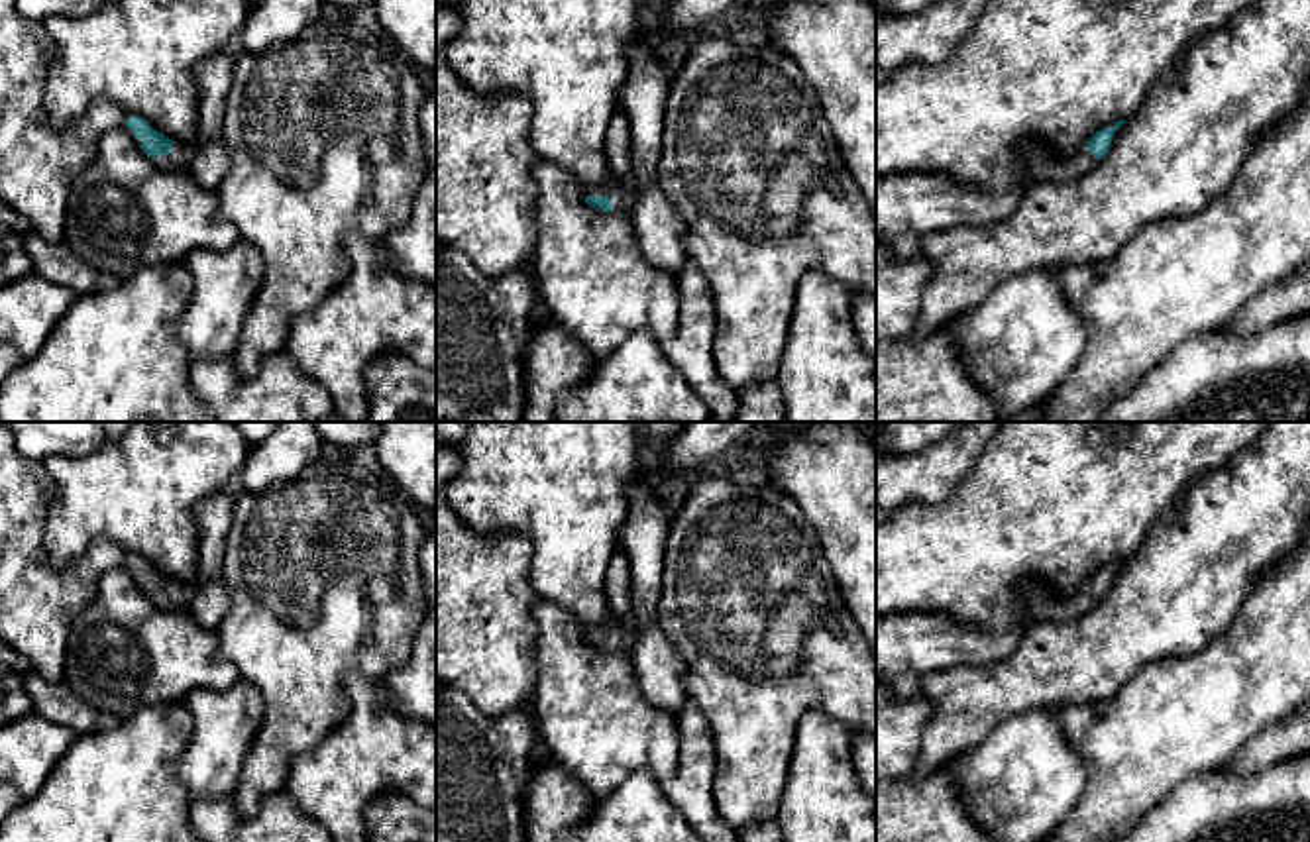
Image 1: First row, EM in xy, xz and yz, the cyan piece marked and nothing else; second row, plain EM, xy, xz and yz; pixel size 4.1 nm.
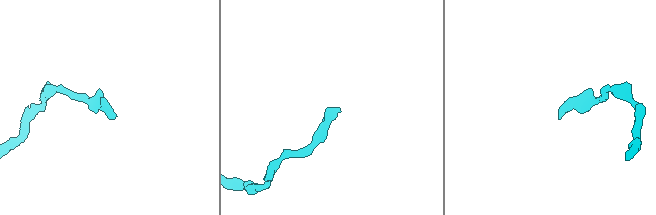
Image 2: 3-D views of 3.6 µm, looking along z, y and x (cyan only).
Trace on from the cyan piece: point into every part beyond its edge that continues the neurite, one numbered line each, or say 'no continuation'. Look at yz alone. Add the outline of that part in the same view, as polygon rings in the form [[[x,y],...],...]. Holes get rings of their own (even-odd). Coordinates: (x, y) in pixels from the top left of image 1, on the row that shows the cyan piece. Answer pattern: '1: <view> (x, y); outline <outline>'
1: yz (1041, 163); outline [[[1033,141],[1021,143],[1019,155],[1031,181],[1068,181],[1088,173],[1098,163],[1098,159],[1086,149],[1064,157]]]

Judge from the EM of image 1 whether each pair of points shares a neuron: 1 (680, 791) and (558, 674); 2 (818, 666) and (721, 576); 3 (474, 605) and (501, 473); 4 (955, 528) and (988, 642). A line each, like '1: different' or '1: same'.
1: different
2: same
3: different
4: different

